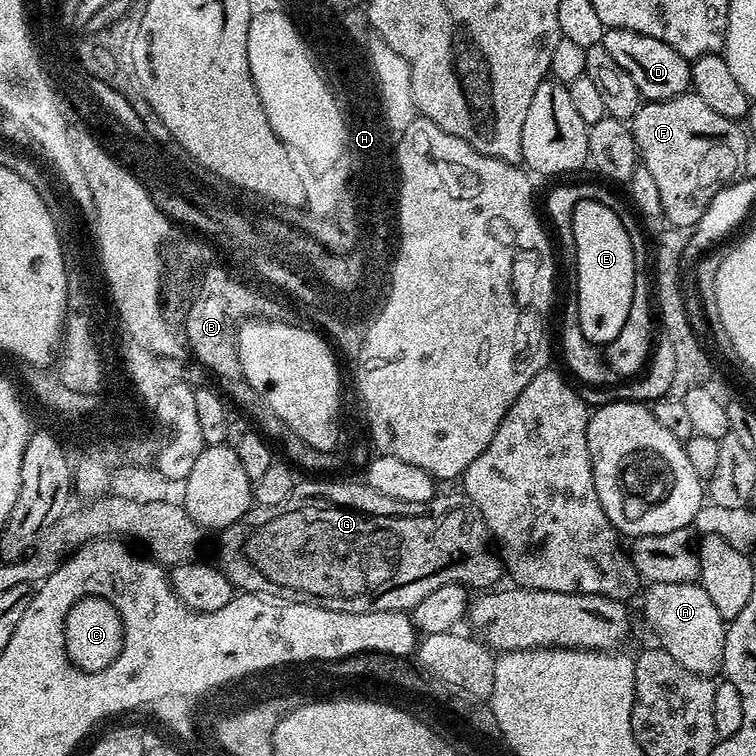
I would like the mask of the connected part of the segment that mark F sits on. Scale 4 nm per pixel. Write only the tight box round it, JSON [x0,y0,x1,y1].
[630,94,750,229]

